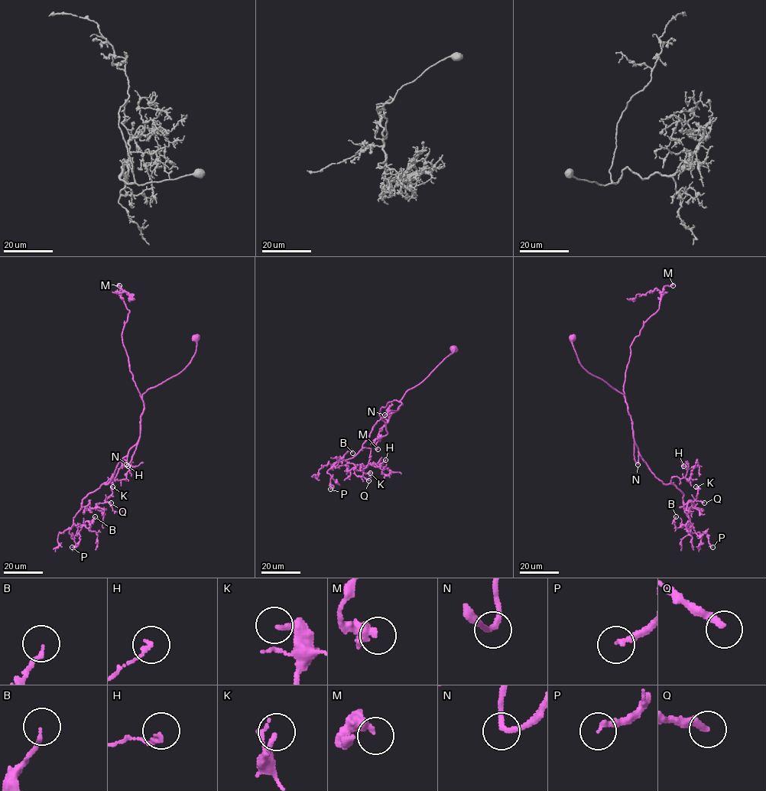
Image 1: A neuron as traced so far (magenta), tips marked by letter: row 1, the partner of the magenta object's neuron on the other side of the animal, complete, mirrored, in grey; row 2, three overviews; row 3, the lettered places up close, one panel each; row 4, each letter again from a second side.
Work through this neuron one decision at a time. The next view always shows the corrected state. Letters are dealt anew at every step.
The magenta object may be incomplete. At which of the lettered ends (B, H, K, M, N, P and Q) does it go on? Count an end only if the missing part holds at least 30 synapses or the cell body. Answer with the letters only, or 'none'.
none

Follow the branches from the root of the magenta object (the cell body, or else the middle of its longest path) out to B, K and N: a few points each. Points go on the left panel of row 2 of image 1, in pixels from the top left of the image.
B: (196, 338), (188, 365), (142, 395), (139, 441), (111, 480), (82, 500), (73, 522), (88, 528), (95, 516)
K: (196, 338), (188, 365), (142, 395), (139, 441), (82, 506), (103, 503), (112, 486)
N: (196, 338), (196, 349), (188, 365), (142, 395), (140, 437), (128, 452), (126, 464)

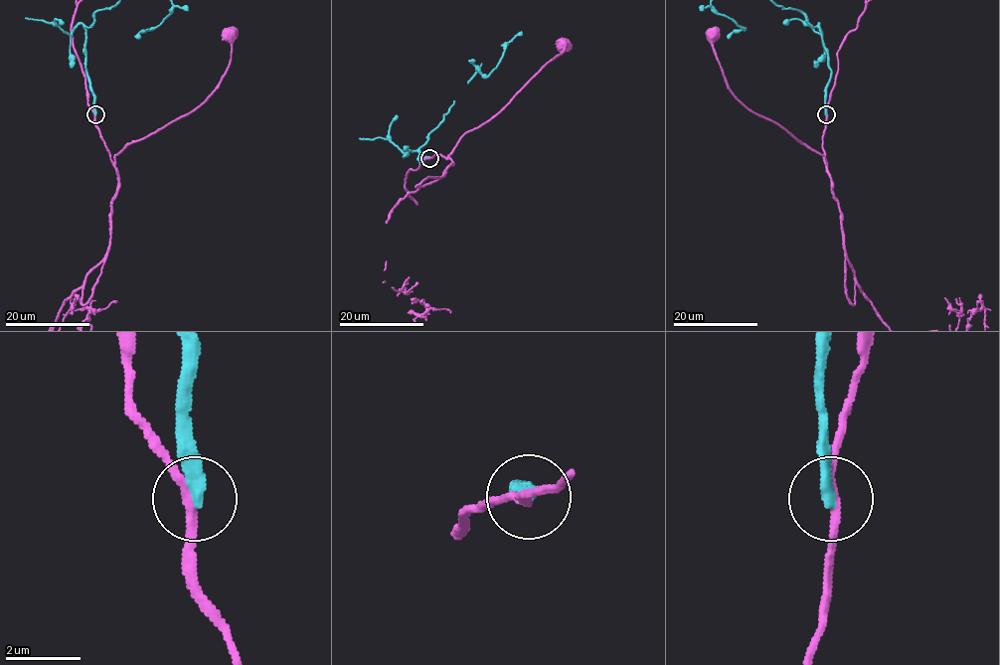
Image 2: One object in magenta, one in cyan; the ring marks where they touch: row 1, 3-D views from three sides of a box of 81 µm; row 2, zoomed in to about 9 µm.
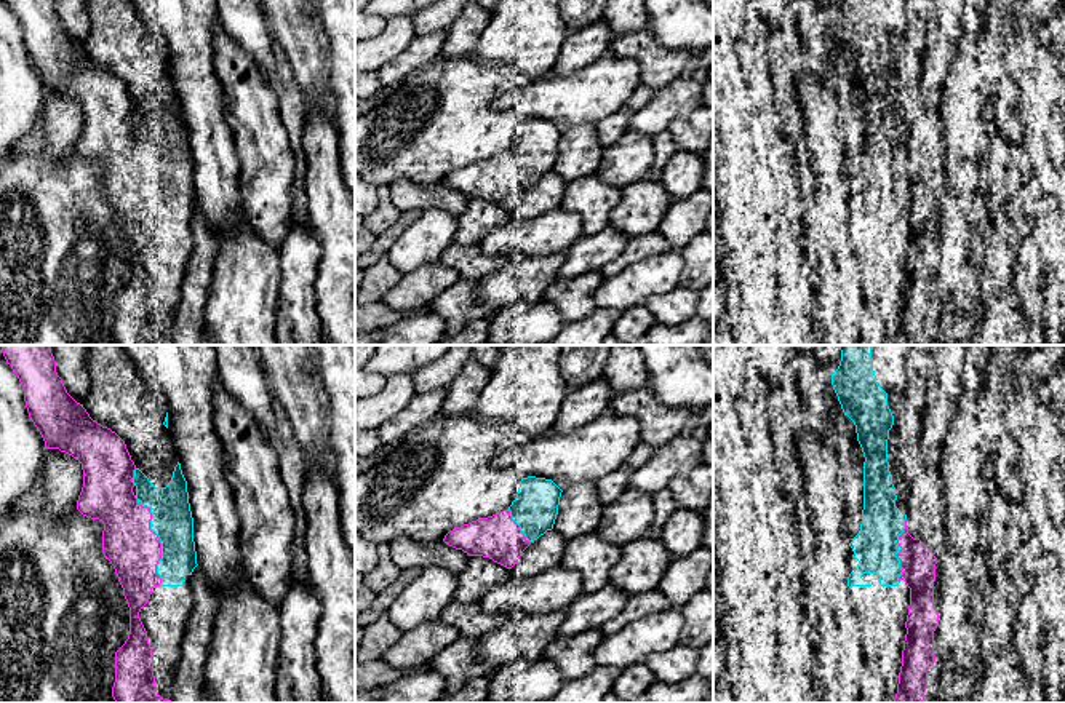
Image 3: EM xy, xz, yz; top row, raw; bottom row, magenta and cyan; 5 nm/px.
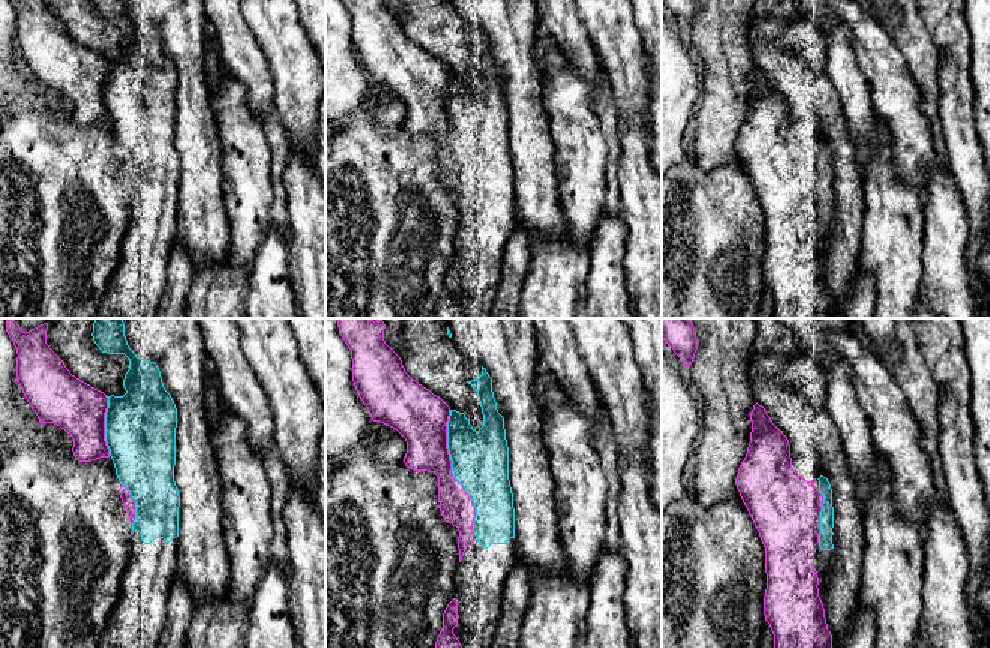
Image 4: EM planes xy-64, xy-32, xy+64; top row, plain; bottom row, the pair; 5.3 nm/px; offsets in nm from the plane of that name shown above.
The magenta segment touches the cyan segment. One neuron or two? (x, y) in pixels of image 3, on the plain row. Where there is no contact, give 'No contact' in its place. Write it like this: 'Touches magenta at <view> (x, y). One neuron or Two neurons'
Touches magenta at xy (159, 181). Two neurons

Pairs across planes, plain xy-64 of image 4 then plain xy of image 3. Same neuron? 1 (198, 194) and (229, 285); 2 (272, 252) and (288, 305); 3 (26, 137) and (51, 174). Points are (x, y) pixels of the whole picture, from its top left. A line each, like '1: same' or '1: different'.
1: different
2: same
3: same

